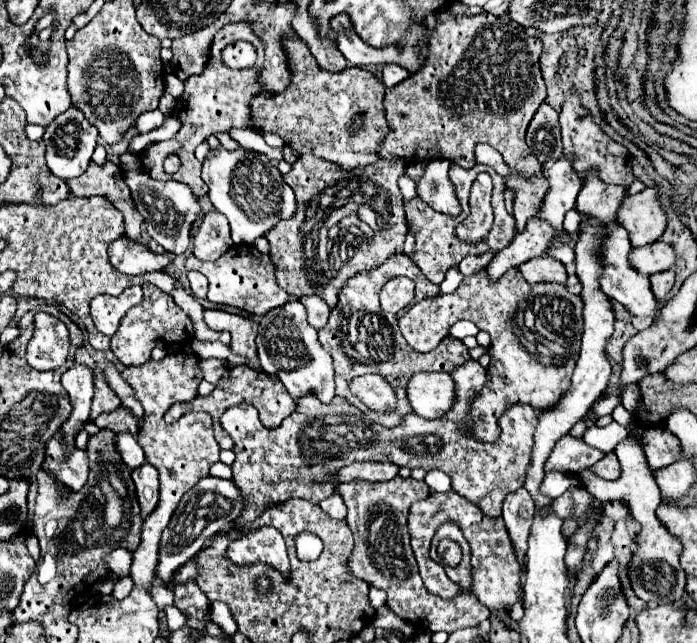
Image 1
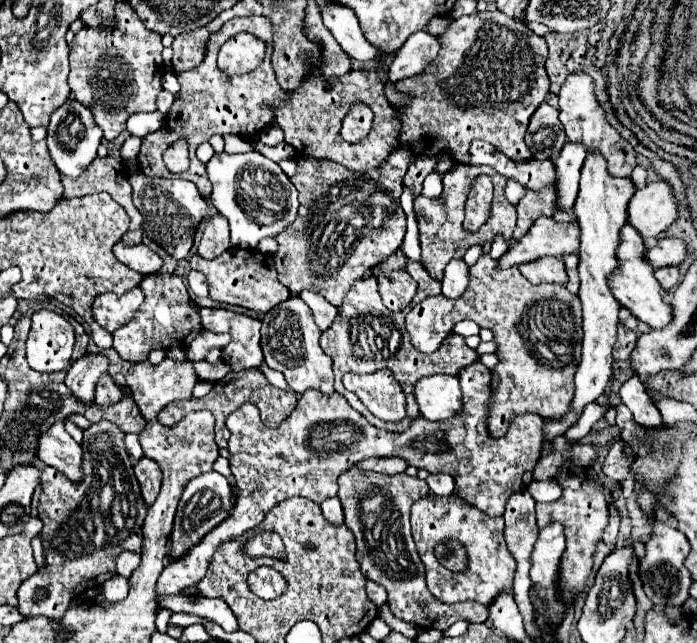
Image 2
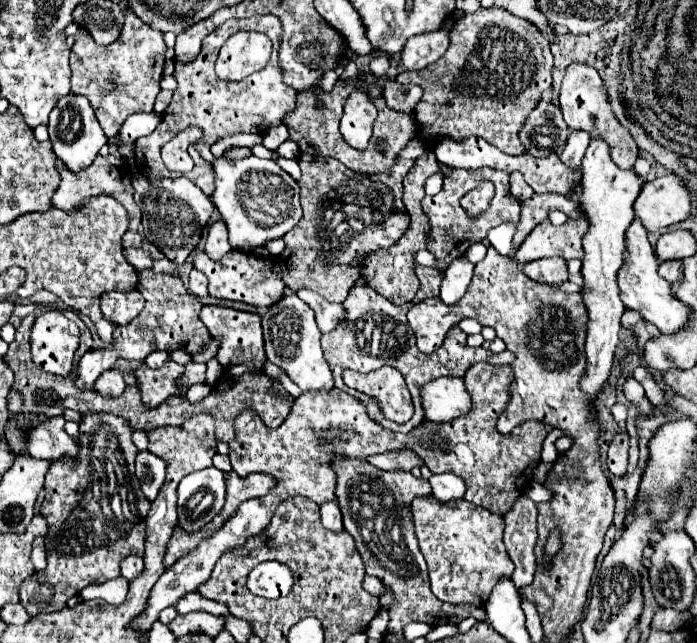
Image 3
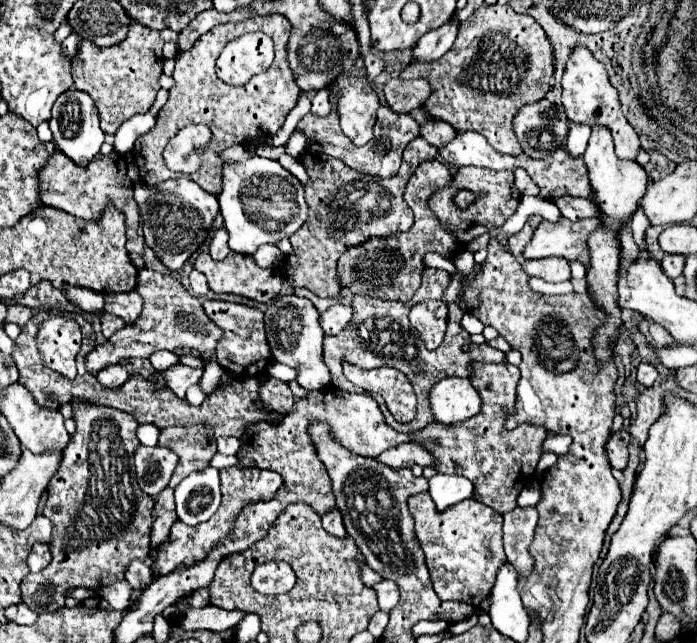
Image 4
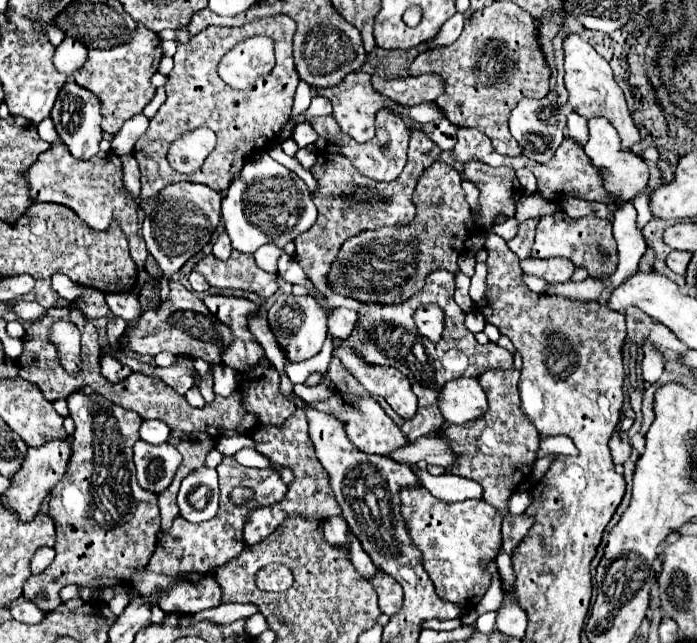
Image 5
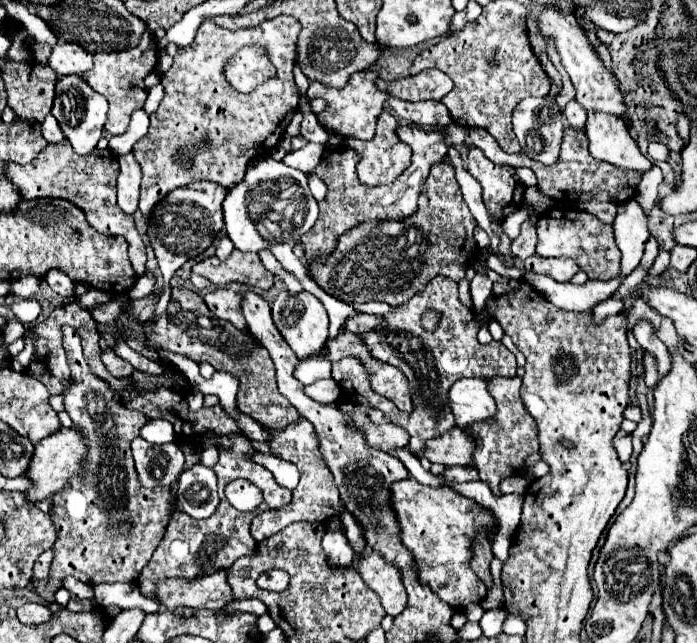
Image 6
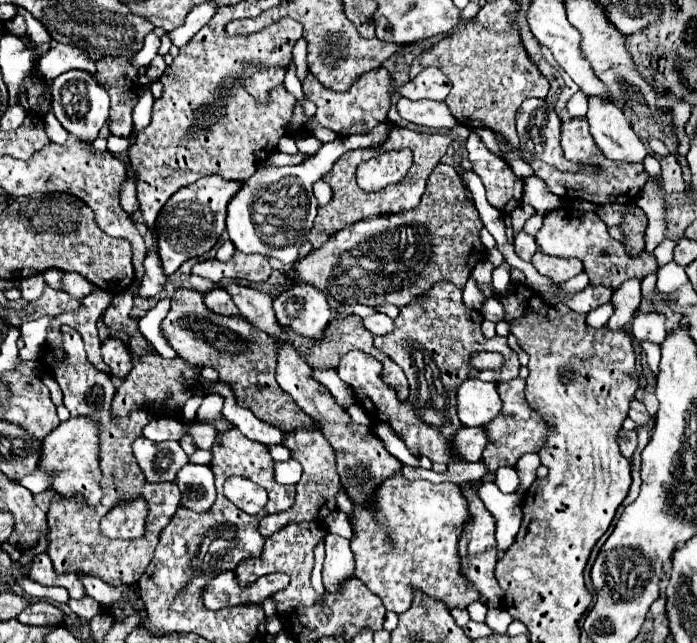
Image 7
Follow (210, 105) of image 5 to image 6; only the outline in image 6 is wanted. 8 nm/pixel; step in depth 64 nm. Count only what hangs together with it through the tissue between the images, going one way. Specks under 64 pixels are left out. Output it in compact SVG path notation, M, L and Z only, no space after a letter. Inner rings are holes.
M276 16L272 20L264 20L264 24L258 24L256 28L244 28L244 30L224 30L216 26L214 22L204 22L198 32L194 42L188 48L180 48L178 54L174 56L172 68L162 76L162 86L166 90L164 100L160 102L160 108L150 116L150 128L144 138L140 138L134 144L134 158L142 166L142 192L140 192L140 210L148 218L152 208L172 190L180 188L184 184L196 182L196 180L210 180L218 182L224 188L236 186L246 172L246 166L258 158L266 156L282 138L286 126L290 124L298 108L298 91L294 81L294 58L296 58L296 40L300 32L300 22L294 20L292 16ZM256 42L268 50L268 56L276 68L276 77L266 83L259 85L253 92L244 94L236 92L224 78L222 68L230 56L234 56L244 44ZM208 138L210 146L202 152L196 154L192 168L184 170L174 162L174 154L178 148L194 148L198 140Z

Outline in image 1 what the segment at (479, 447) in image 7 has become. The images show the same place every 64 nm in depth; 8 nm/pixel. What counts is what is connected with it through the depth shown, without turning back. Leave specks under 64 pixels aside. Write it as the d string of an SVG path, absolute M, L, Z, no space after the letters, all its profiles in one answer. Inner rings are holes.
M356 462L350 466L344 466L336 472L334 484L352 482L352 480L368 480L368 482L384 482L392 480L398 474L398 466L392 462Z

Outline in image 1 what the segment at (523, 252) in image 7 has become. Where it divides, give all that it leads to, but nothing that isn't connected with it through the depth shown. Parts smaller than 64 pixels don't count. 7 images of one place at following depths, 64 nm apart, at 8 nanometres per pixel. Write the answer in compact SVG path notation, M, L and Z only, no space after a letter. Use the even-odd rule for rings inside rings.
M450 10L438 12L424 68L394 88L388 88L384 94L384 110L390 132L378 148L378 156L386 160L404 160L404 164L446 158L468 170L474 164L476 144L490 144L502 154L508 168L514 170L512 176L506 178L506 188L514 192L514 218L520 232L524 224L536 216L540 202L548 192L548 180L544 178L532 150L524 142L526 128L546 98L546 84L540 76L540 52L542 42L538 38L528 38L520 26L510 24L504 18L492 14L458 16Z

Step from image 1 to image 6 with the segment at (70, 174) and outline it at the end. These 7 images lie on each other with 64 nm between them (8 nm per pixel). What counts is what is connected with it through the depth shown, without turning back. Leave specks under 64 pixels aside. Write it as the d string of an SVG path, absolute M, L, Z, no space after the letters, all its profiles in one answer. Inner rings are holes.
M74 74L74 76L64 76L58 80L52 116L58 120L58 126L64 132L64 138L68 138L76 154L86 156L88 152L96 148L102 134L104 120L106 120L106 110L108 110L106 98L100 96L98 92L92 92L92 88L80 76Z

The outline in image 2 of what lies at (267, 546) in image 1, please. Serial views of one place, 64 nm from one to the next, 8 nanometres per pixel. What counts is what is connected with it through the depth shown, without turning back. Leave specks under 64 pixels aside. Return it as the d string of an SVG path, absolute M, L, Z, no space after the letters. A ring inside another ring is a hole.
M260 532L260 534L256 534L254 538L250 538L242 546L242 554L252 556L252 558L258 558L258 556L270 556L270 558L278 558L278 560L286 558L284 542L282 542L278 532Z

